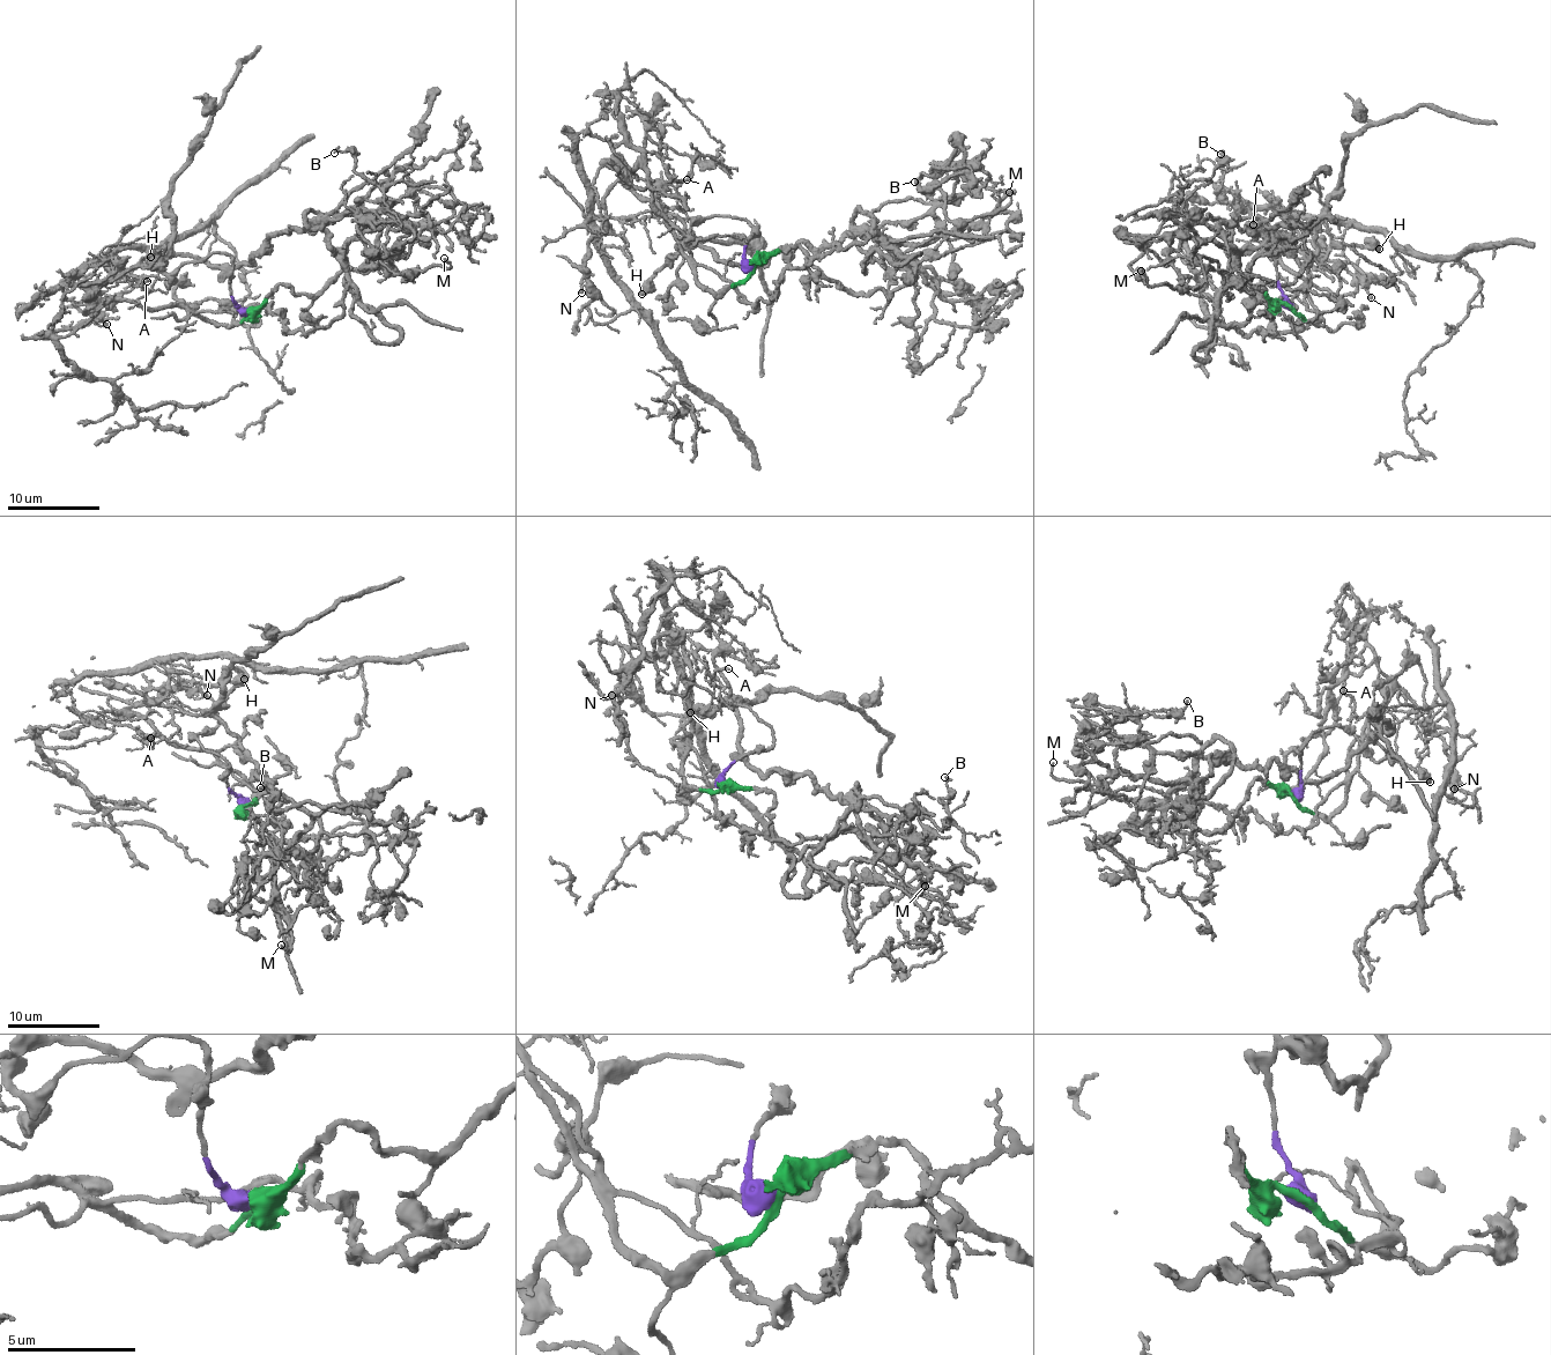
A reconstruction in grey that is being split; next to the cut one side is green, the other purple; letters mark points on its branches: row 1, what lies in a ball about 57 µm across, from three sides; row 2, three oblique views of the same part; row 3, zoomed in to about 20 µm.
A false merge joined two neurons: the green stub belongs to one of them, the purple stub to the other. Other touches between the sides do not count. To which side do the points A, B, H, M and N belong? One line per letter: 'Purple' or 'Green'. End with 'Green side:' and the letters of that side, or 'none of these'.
A: Purple
B: Green
H: Purple
M: Green
N: Green
Green side: B, M, N

